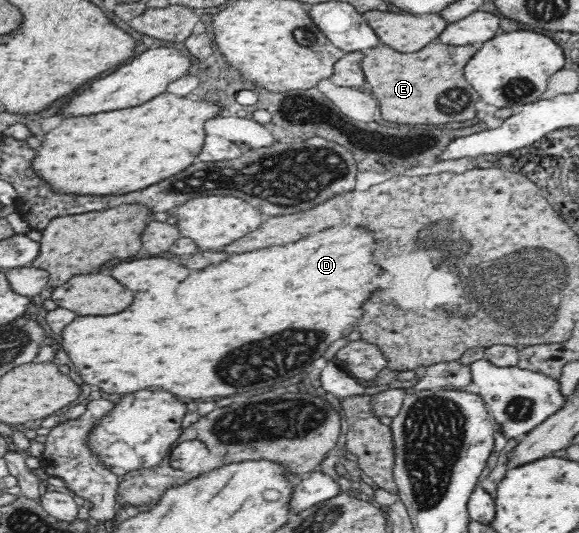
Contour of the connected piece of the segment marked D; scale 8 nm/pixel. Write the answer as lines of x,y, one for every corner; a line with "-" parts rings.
339,224
332,229
328,228
320,231
320,233
312,233
296,243
288,243
288,245
280,245
280,247
268,247
268,249
257,249
245,252
242,255
232,254
230,257
216,263
216,265
208,265
206,269
189,270
182,265
176,264
176,273
182,277
182,273
188,271
188,275
184,279
174,277
168,271
158,271
154,269
154,277
148,283
150,287
146,291
135,291
134,303
118,313
118,315
102,315
100,316
76,316
72,323
69,323
63,329
63,335
59,338
60,343
64,346
68,357
72,363
76,365
77,371
84,379
85,384
90,384
94,388
105,391
108,394
118,393
120,395
144,389
144,387
164,387
168,391
172,391
176,397
188,397
188,399
202,399
202,397
228,397
234,393
242,393
242,391
254,391
254,389
264,389
270,387
274,383
280,384
290,377
294,377
302,371
304,365
308,365
310,361
322,357
326,353
326,349
336,341
346,337
348,333
352,333
362,317
362,305
364,301
368,301
368,297
384,287
390,287
392,283
392,275
384,269
380,269
374,261
374,249
376,249
377,231
366,231
362,227
352,225

